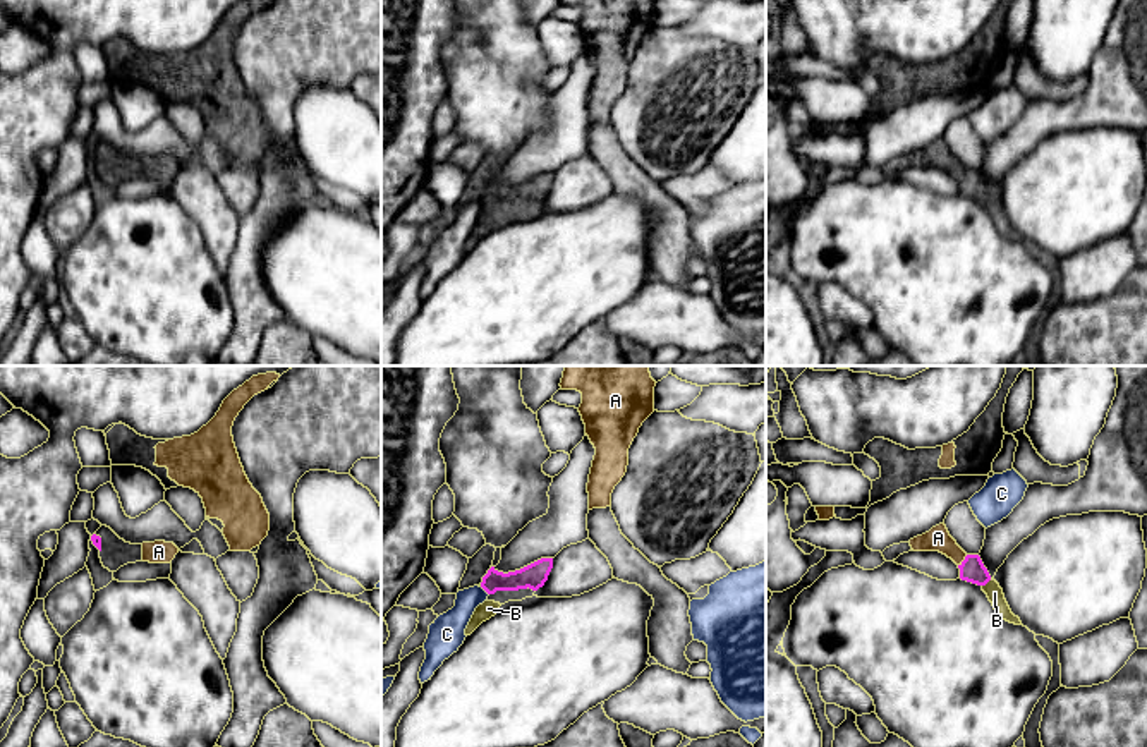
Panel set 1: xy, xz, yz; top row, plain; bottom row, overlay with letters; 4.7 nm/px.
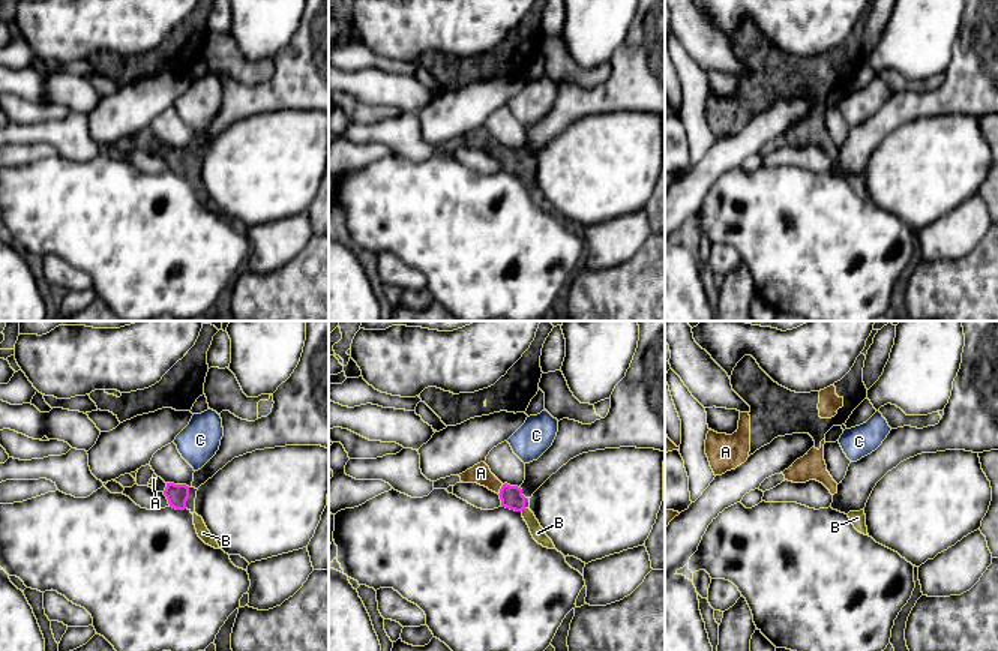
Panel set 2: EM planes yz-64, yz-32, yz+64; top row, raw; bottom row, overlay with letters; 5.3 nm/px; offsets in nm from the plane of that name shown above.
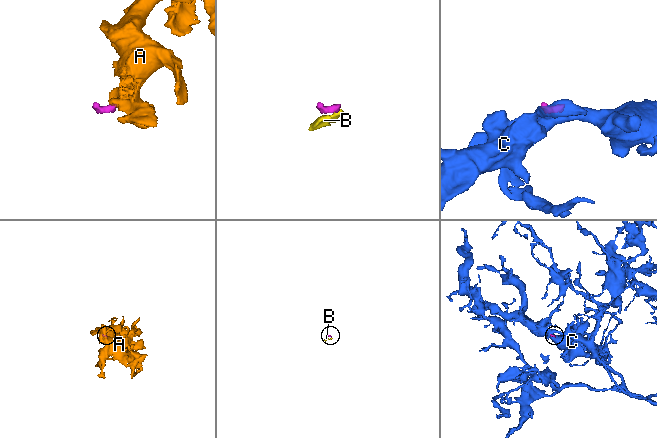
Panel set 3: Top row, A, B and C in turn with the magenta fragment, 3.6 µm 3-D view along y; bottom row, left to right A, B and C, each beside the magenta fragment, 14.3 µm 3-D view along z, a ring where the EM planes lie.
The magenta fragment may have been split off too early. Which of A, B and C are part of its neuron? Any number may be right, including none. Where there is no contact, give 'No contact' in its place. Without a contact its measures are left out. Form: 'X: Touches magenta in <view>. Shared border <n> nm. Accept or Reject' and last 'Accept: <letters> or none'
A: Touches magenta in yz. Shared border 70 nm. Accept
B: Touches magenta in yz. Shared border 50 nm. Accept
C: Touches magenta in xz. Shared border 60 nm. Reject
Accept: A, B

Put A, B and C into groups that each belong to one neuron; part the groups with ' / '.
A B / C

